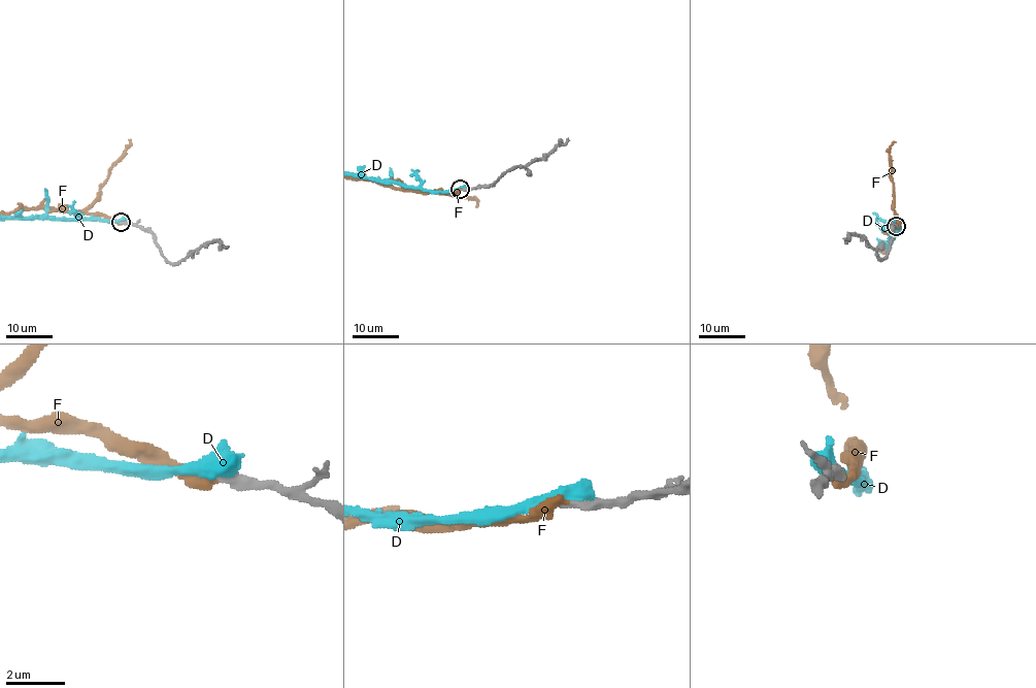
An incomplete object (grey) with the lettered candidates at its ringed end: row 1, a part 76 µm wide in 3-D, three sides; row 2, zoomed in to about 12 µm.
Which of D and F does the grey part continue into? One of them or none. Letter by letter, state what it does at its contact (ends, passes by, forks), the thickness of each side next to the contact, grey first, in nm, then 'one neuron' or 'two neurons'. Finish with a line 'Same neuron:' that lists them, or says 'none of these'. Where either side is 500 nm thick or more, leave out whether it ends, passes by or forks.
D: 320 nm thick on the grey side, 700 nm on the other; two neurons
F: it ends there; 280 nm thick on the grey side, 380 nm on the other; two neurons
Same neuron: none of these

